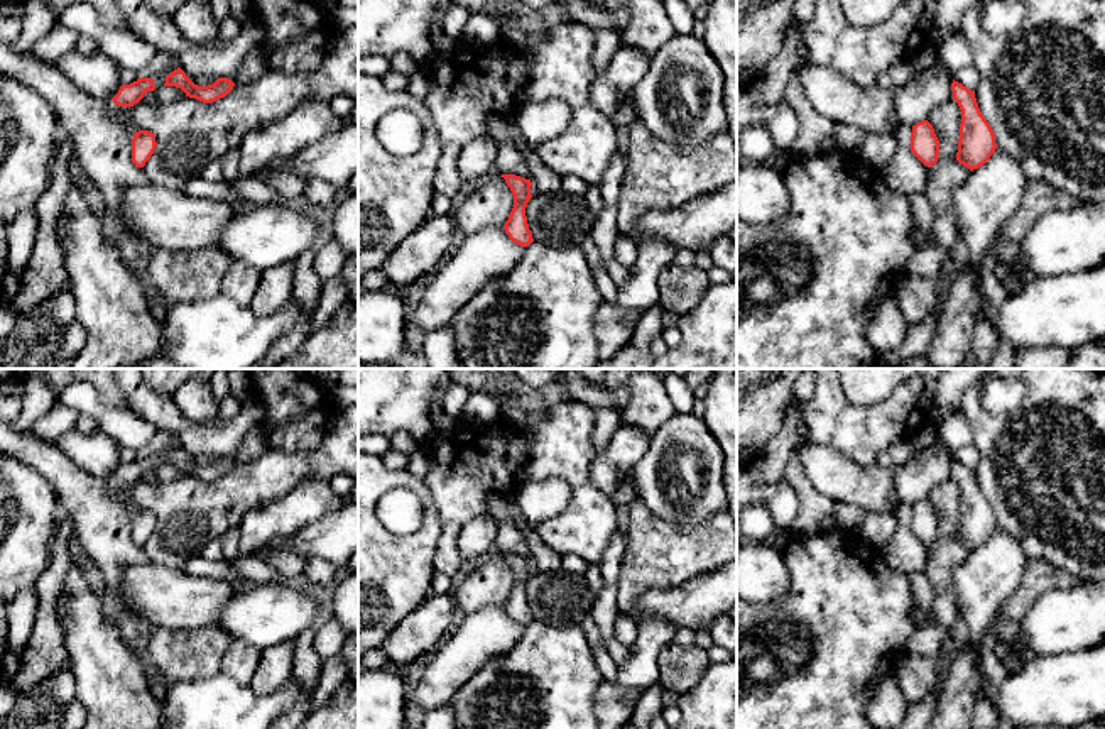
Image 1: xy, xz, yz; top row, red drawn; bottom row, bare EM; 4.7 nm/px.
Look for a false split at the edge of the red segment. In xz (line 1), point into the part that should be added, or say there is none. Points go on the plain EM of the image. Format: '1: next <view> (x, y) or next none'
1: next none

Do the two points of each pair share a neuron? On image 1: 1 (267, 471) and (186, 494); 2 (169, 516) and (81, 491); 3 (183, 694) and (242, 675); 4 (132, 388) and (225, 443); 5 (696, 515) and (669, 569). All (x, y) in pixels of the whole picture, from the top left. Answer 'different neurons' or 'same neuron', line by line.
1: same neuron
2: same neuron
3: different neurons
4: same neuron
5: different neurons

